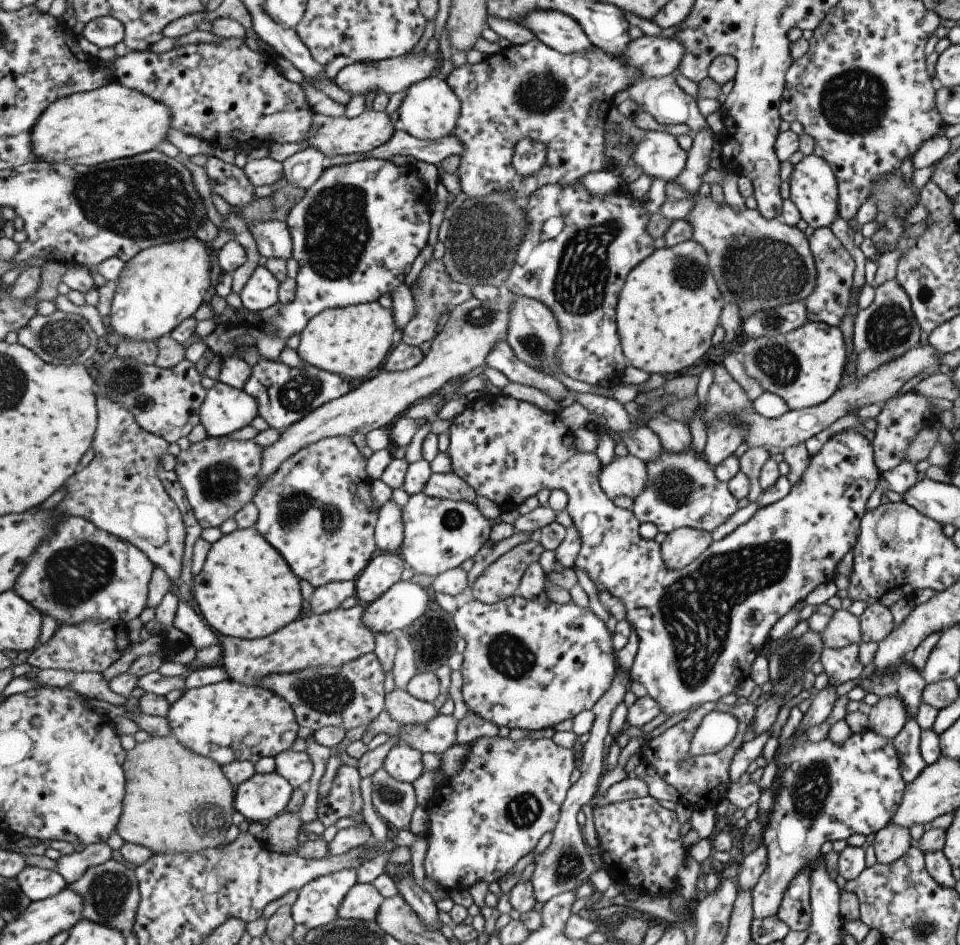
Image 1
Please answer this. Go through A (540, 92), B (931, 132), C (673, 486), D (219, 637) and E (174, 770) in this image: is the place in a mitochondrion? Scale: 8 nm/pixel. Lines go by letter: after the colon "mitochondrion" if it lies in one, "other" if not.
A: mitochondrion
B: other
C: mitochondrion
D: other
E: other

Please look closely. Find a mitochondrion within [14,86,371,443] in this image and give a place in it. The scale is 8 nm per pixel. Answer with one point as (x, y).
(148, 200)

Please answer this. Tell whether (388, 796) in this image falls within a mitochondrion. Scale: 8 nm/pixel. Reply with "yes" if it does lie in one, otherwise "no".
yes

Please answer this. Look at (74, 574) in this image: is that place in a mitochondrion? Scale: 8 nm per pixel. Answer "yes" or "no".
yes

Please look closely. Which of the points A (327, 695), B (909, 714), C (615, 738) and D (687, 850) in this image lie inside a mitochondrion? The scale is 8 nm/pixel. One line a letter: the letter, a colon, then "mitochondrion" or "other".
A: mitochondrion
B: other
C: other
D: other

